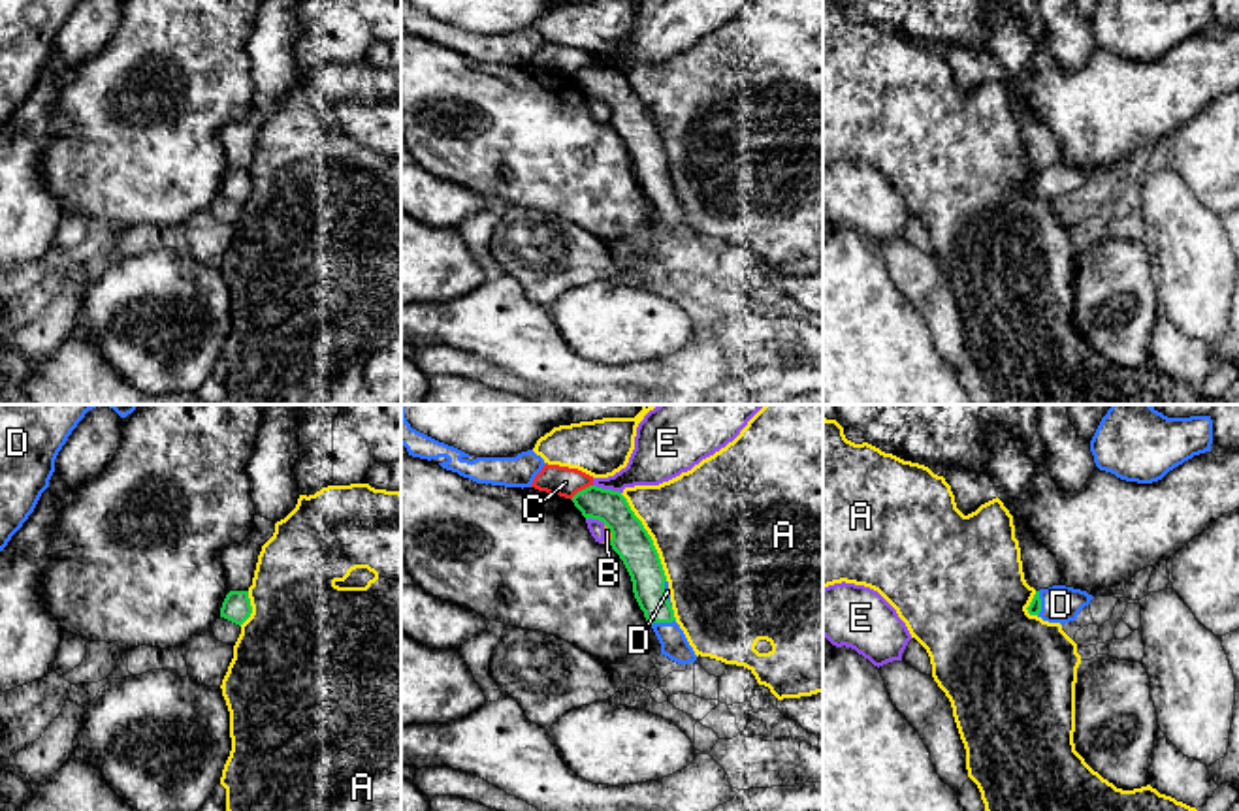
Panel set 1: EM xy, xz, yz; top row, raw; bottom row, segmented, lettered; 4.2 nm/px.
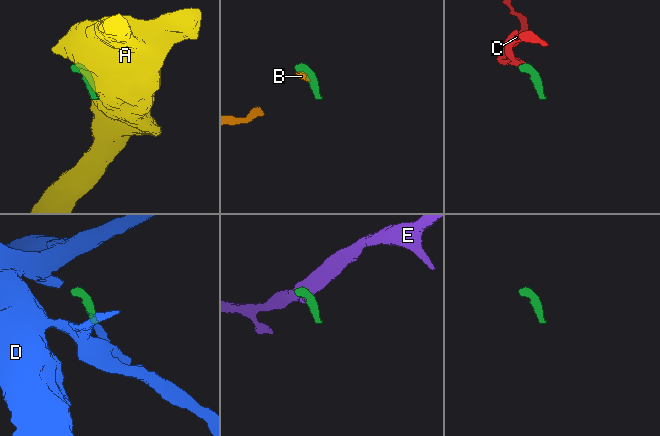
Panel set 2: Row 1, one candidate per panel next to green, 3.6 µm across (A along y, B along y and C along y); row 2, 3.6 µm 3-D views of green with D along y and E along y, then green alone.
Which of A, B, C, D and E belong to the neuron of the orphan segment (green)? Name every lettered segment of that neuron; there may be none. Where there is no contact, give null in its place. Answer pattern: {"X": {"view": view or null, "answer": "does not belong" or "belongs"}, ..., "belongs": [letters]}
{"A": {"view": "xz", "answer": "does not belong"}, "B": {"view": "xz", "answer": "does not belong"}, "C": {"view": "xz", "answer": "does not belong"}, "D": {"view": "yz", "answer": "belongs"}, "E": {"view": "xz", "answer": "does not belong"}, "belongs": ["D"]}

